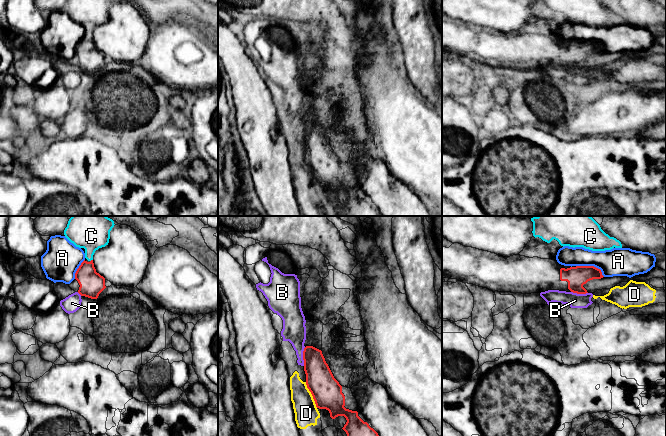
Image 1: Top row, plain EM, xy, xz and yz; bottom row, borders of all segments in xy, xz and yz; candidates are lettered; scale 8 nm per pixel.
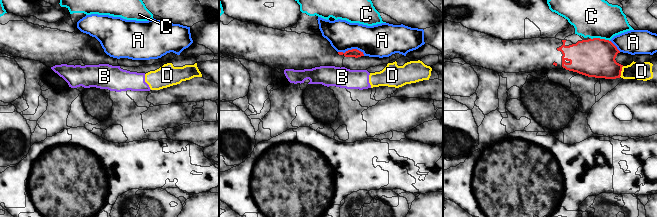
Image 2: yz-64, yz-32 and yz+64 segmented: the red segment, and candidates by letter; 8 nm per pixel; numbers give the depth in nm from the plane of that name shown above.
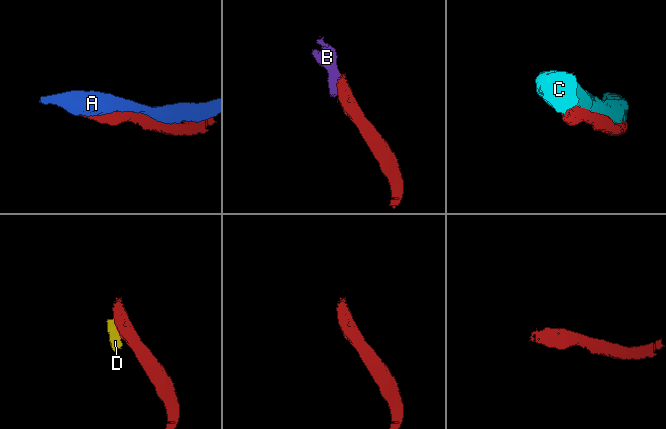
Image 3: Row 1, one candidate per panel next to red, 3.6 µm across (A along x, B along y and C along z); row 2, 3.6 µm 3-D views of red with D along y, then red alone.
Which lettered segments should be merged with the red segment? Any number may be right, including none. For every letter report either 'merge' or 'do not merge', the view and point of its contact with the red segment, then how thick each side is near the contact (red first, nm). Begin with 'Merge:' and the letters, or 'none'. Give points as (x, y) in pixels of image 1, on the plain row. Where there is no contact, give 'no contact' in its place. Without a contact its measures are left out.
Merge: none
A: do not merge; meets red in yz at (591, 42); 160 nm thick on the red side, 220 nm on the other
B: do not merge; meets red in xz at (303, 132); 220 nm thick on the red side, 190 nm on the other
C: do not merge; meets red in xy at (91, 36); 190 nm thick on the red side, 220 nm on the other
D: do not merge; meets red in xz at (312, 171); 240 nm thick on the red side, 190 nm on the other

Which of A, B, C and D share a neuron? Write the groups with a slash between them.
A / B D / C

